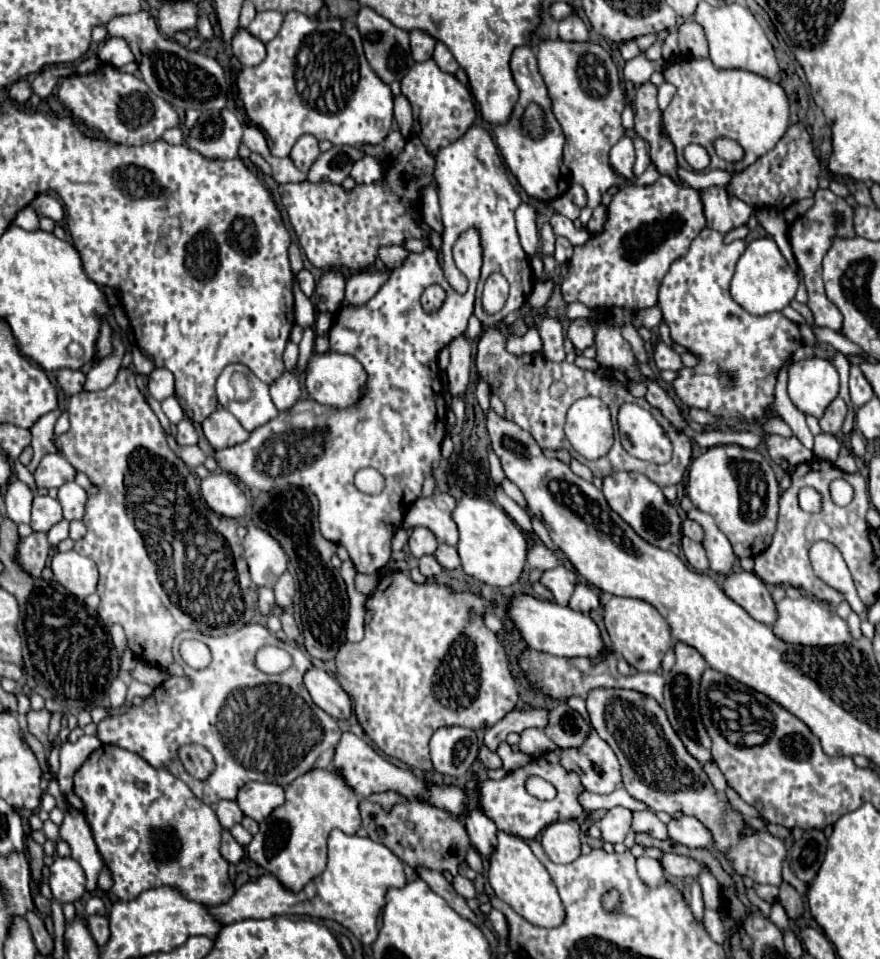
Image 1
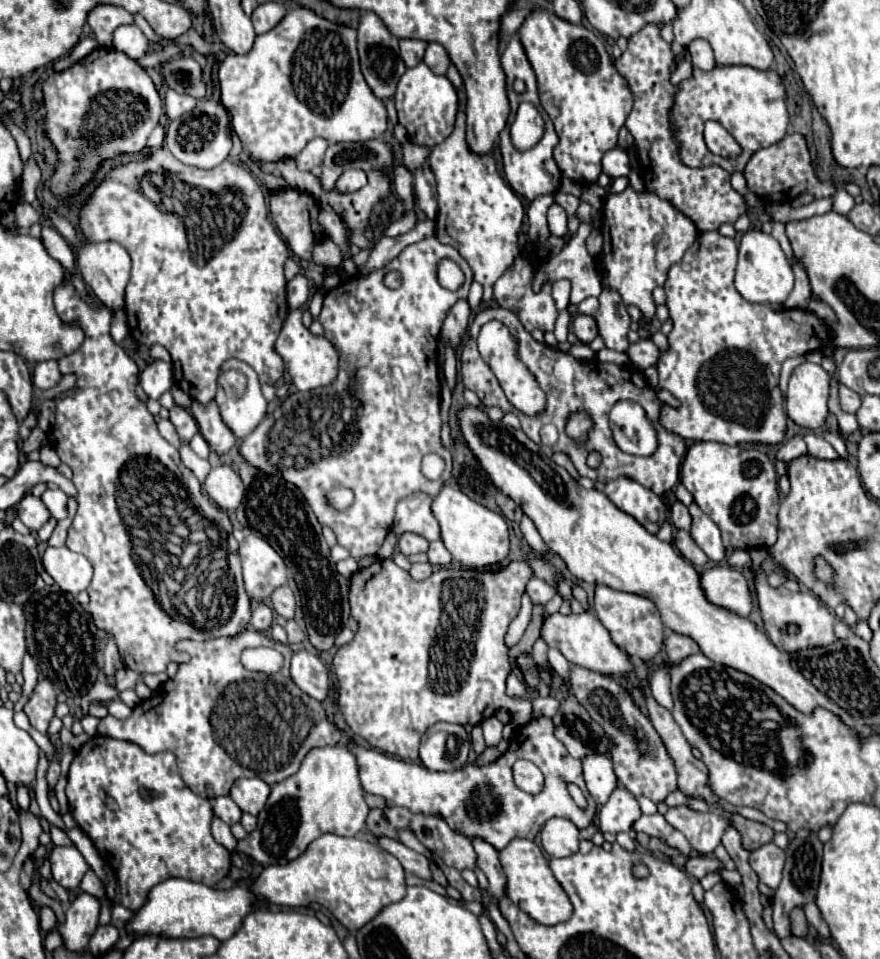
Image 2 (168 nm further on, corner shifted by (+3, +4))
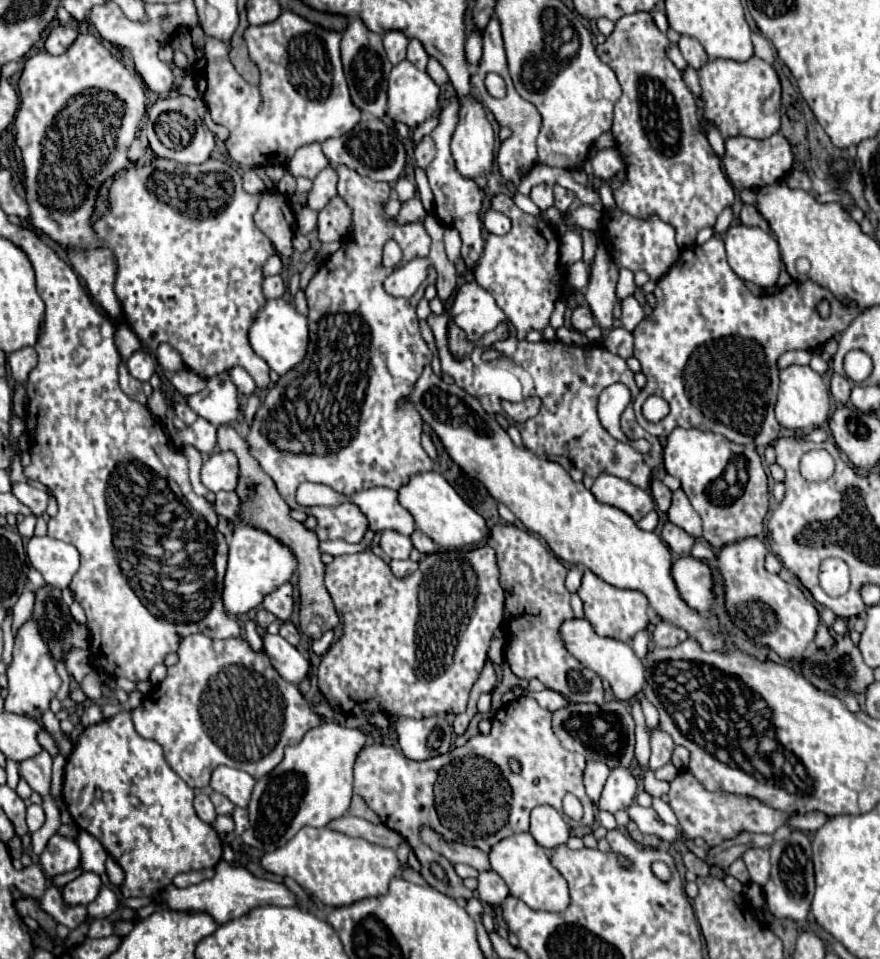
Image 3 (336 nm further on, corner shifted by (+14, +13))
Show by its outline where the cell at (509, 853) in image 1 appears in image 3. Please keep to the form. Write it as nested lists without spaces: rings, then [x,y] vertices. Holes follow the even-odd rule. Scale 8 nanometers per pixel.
[[[530,833],[510,835],[498,841],[490,851],[490,865],[504,879],[510,889],[510,895],[522,899],[528,907],[540,911],[564,911],[568,907],[570,895],[566,879],[550,863],[546,849],[542,849]]]

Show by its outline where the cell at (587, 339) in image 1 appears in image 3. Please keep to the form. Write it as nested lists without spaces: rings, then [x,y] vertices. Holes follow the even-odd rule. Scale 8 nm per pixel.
[[[580,305],[580,307],[574,309],[574,313],[572,313],[572,327],[576,331],[584,333],[586,329],[590,329],[594,325],[596,325],[596,321],[594,321],[594,315],[590,313],[590,307],[588,305]]]

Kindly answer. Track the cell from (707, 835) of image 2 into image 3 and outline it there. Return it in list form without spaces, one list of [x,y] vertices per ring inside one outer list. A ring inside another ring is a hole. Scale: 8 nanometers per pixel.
[[[688,769],[680,771],[674,781],[670,781],[668,797],[670,807],[676,813],[686,837],[702,837],[710,847],[722,845],[722,841],[728,841],[730,837],[736,837],[742,831],[772,835],[778,827],[788,825],[794,817],[794,813],[782,813],[754,797],[726,791],[708,791]]]

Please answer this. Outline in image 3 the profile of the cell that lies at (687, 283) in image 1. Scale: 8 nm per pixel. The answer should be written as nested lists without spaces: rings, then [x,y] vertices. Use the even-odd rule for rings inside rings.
[[[712,237],[700,247],[694,245],[692,249],[682,249],[680,259],[668,269],[666,275],[658,279],[654,297],[656,305],[652,307],[652,313],[646,315],[632,331],[634,357],[640,361],[642,373],[646,375],[646,385],[634,401],[636,421],[640,427],[658,439],[666,439],[674,427],[696,427],[724,435],[732,443],[756,447],[770,445],[780,437],[780,423],[774,417],[780,355],[796,349],[814,351],[814,347],[820,347],[834,335],[842,333],[860,313],[858,305],[844,305],[838,297],[834,297],[834,293],[822,289],[822,285],[814,281],[792,281],[778,293],[760,297],[752,295],[740,277],[730,269],[724,241],[720,237]],[[824,297],[832,307],[828,319],[822,319],[816,313],[816,303]],[[650,395],[658,395],[670,405],[670,413],[658,423],[650,423],[642,415],[642,405]]]

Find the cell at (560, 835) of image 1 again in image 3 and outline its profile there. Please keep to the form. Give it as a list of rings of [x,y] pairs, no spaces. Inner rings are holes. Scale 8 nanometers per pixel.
[[[540,805],[530,815],[530,833],[538,845],[544,849],[554,849],[568,841],[570,827],[554,807]]]

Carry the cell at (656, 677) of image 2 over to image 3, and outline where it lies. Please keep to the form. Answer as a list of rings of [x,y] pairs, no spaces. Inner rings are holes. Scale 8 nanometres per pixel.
[[[640,697],[640,705],[642,705],[642,711],[644,711],[646,729],[648,729],[648,733],[652,733],[658,727],[658,711],[654,709],[654,705],[648,703],[646,697]]]

